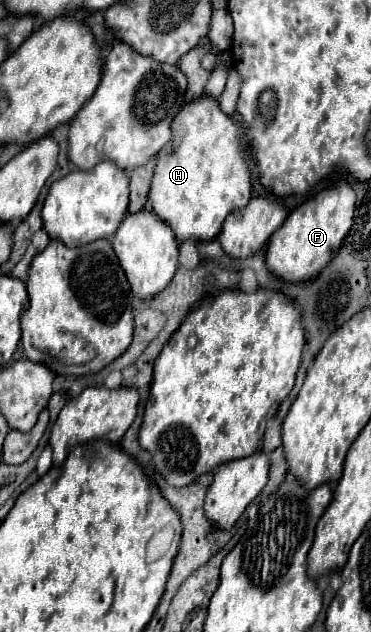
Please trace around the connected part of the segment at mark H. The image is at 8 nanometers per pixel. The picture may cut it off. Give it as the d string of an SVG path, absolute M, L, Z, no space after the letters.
M210 95L190 101L174 117L172 141L158 153L148 199L152 211L174 229L178 241L214 239L226 215L250 201L250 155L242 147L242 135L242 125L222 113Z

